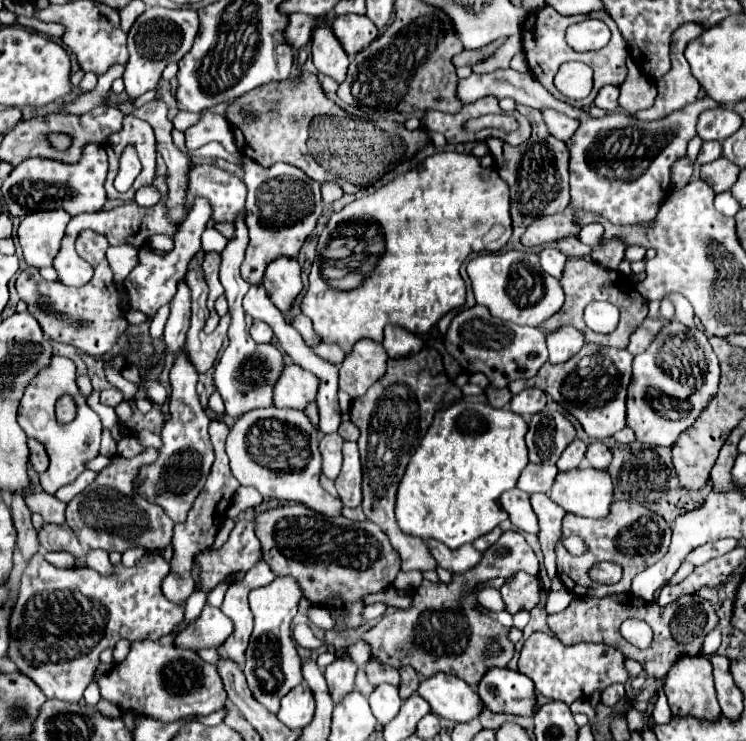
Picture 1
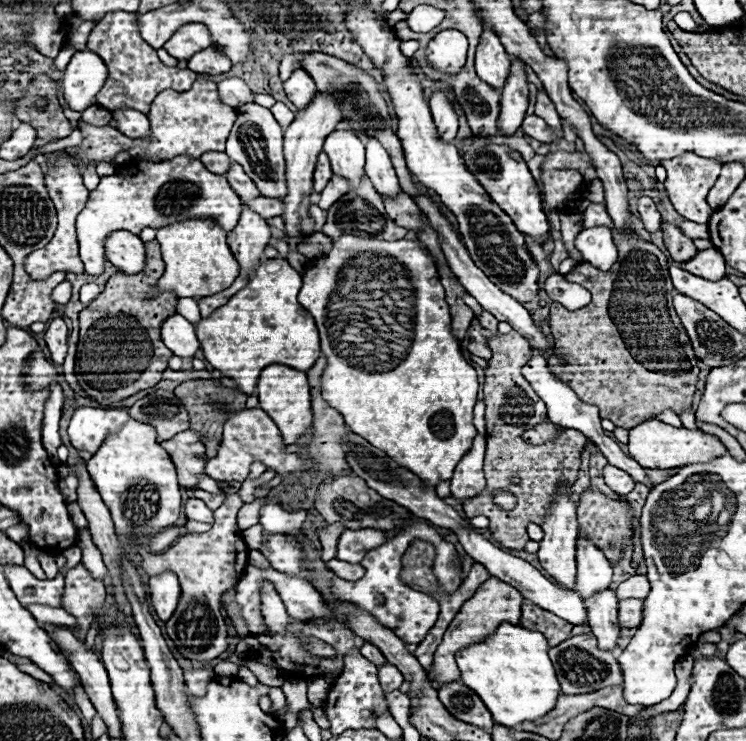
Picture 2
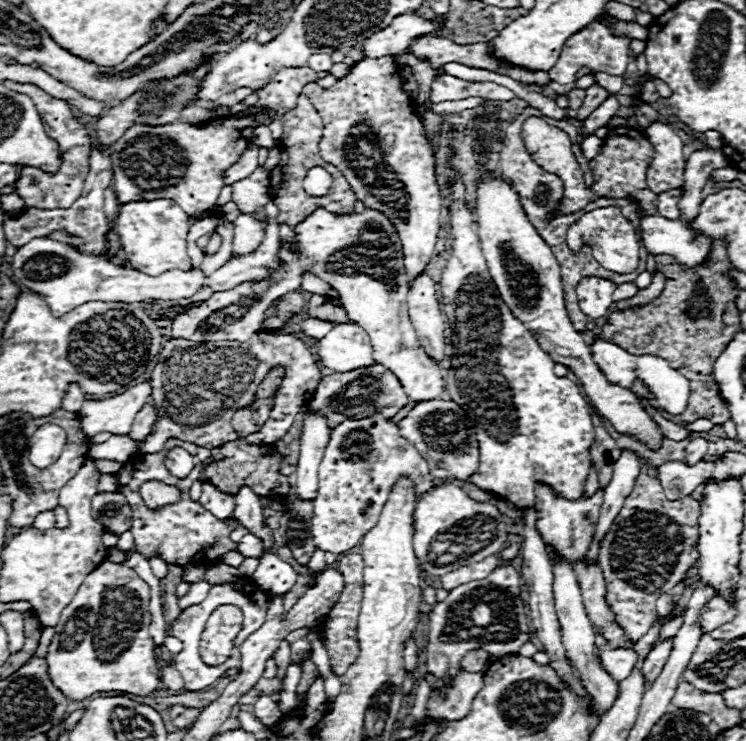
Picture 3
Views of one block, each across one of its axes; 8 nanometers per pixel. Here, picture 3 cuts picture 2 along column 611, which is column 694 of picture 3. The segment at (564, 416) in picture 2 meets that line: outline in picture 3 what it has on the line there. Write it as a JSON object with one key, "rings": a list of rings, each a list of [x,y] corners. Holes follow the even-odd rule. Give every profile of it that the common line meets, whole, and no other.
{"rings":[[[692,438],[690,444],[686,446],[686,464],[696,464],[704,458],[706,454],[706,448],[708,448],[708,440],[704,438]]]}

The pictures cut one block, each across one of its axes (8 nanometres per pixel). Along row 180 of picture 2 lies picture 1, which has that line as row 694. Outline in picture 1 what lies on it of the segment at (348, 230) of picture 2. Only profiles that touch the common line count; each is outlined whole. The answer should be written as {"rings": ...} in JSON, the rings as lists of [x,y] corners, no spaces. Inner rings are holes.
{"rings":[[[360,668],[358,674],[356,674],[356,690],[358,690],[362,696],[368,696],[368,694],[374,690],[374,686],[370,686],[370,682],[368,682],[368,678],[366,678],[366,674],[364,674],[362,668]]]}

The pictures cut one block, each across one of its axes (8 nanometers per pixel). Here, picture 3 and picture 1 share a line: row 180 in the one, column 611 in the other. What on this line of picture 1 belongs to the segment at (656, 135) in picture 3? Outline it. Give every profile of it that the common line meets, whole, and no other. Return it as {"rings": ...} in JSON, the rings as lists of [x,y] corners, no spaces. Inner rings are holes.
{"rings":[[[534,632],[524,642],[518,660],[518,670],[534,682],[536,692],[566,704],[572,704],[574,700],[584,696],[588,698],[592,692],[604,690],[614,682],[624,684],[628,680],[628,672],[624,670],[624,654],[620,650],[614,650],[604,644],[564,646],[558,638],[548,636],[544,632]]]}

